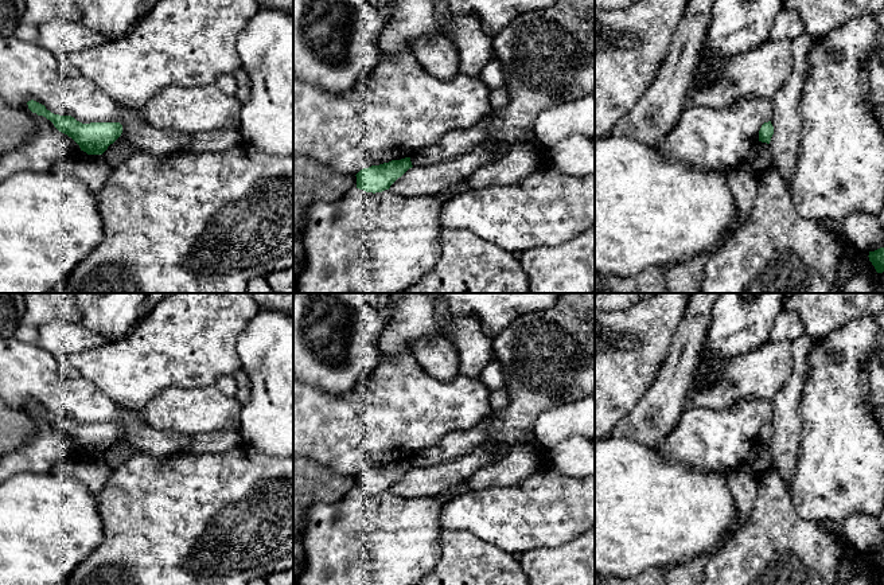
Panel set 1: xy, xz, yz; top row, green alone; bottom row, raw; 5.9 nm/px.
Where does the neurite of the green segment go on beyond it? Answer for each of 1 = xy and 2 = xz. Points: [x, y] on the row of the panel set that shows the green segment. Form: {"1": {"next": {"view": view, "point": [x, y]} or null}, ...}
{"1": {"next": null}, "2": {"next": null}}

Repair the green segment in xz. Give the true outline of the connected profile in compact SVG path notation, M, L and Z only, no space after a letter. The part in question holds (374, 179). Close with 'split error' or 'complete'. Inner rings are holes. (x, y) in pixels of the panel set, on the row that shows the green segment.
M410 157L392 160L379 165L361 169L357 176L357 188L366 192L382 192L412 168Z; complete

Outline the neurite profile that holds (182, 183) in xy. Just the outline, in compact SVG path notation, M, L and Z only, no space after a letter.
M246 143L222 152L174 153L163 157L135 153L112 169L106 183L97 192L97 202L104 223L102 242L50 293L246 293L249 280L264 278L293 266L293 153L273 156Z

